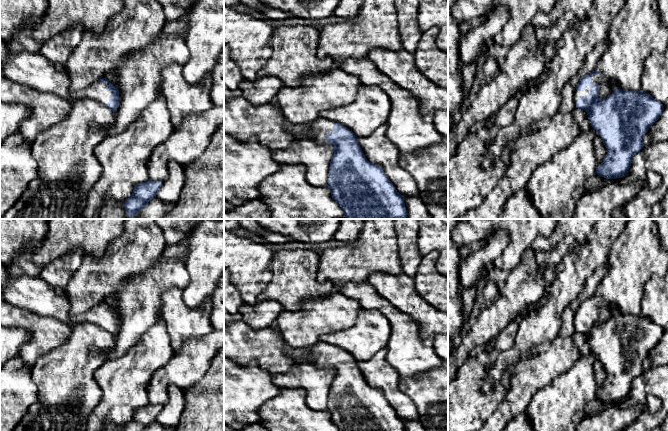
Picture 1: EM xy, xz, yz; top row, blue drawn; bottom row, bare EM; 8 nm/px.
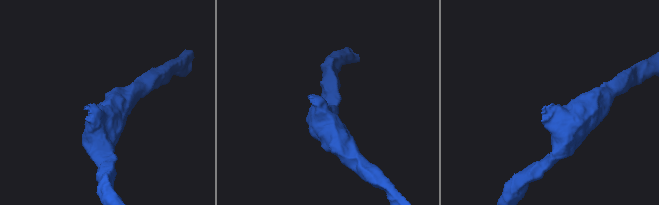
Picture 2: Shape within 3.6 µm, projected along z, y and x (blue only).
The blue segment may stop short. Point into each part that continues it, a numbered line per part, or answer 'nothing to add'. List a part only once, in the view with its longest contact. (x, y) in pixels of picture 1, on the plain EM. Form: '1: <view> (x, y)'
1: xy (29, 293)

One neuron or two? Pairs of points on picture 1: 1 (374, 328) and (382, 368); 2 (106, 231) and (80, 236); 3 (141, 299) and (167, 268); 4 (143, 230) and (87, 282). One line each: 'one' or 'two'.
1: two
2: one
3: one
4: one

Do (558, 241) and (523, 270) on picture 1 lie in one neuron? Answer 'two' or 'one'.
two

